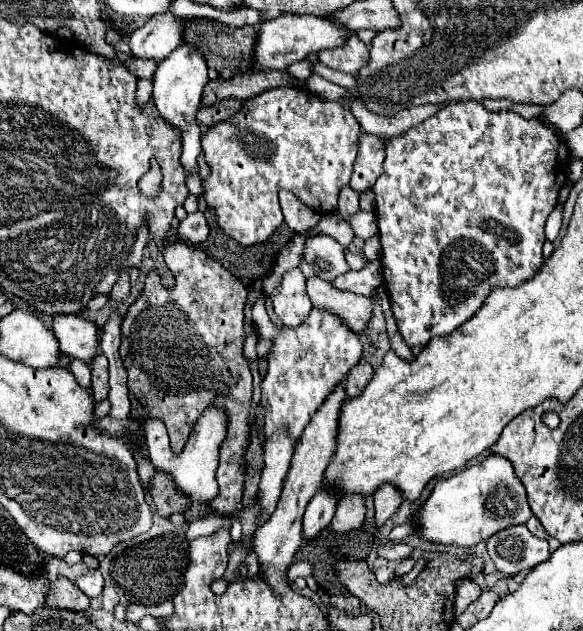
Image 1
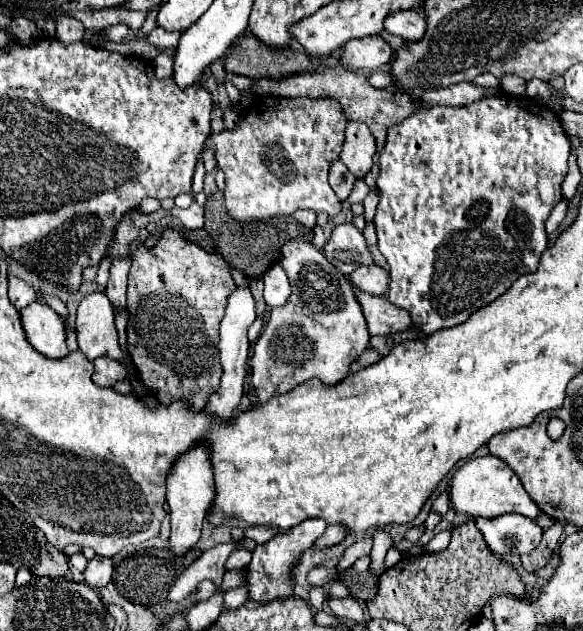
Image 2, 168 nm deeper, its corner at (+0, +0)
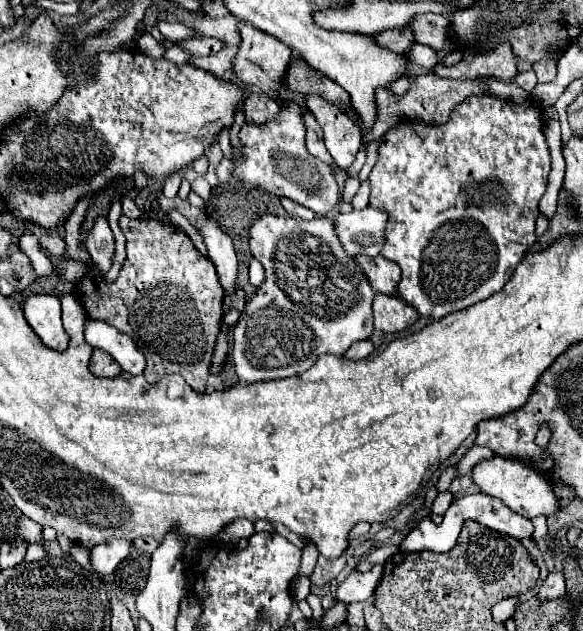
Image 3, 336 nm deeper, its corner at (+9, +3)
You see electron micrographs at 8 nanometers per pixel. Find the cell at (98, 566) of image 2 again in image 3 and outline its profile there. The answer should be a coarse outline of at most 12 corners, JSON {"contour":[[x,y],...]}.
{"contour":[[108,539],[90,551],[92,571],[114,573],[132,543]]}

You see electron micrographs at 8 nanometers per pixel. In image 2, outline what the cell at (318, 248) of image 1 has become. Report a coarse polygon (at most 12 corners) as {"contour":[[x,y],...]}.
{"contour":[[351,222],[333,228],[325,254],[351,274],[373,254]]}

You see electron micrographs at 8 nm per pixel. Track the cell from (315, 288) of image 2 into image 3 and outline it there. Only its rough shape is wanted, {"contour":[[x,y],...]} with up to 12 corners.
{"contour":[[260,215],[266,281],[232,331],[240,381],[372,335],[376,293],[330,219]]}

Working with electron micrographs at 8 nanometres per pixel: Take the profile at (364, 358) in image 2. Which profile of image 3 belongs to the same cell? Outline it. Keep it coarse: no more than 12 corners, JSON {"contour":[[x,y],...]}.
{"contour":[[370,339],[354,343],[344,357],[358,361],[374,351]]}

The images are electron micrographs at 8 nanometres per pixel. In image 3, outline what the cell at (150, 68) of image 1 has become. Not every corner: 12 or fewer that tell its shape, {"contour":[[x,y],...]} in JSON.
{"contour":[[158,21],[158,31],[172,41],[194,35],[192,27],[182,23]]}

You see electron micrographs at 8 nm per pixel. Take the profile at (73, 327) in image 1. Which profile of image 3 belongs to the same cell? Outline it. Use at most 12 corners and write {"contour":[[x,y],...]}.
{"contour":[[90,317],[84,335],[130,375],[146,359],[128,335]]}

